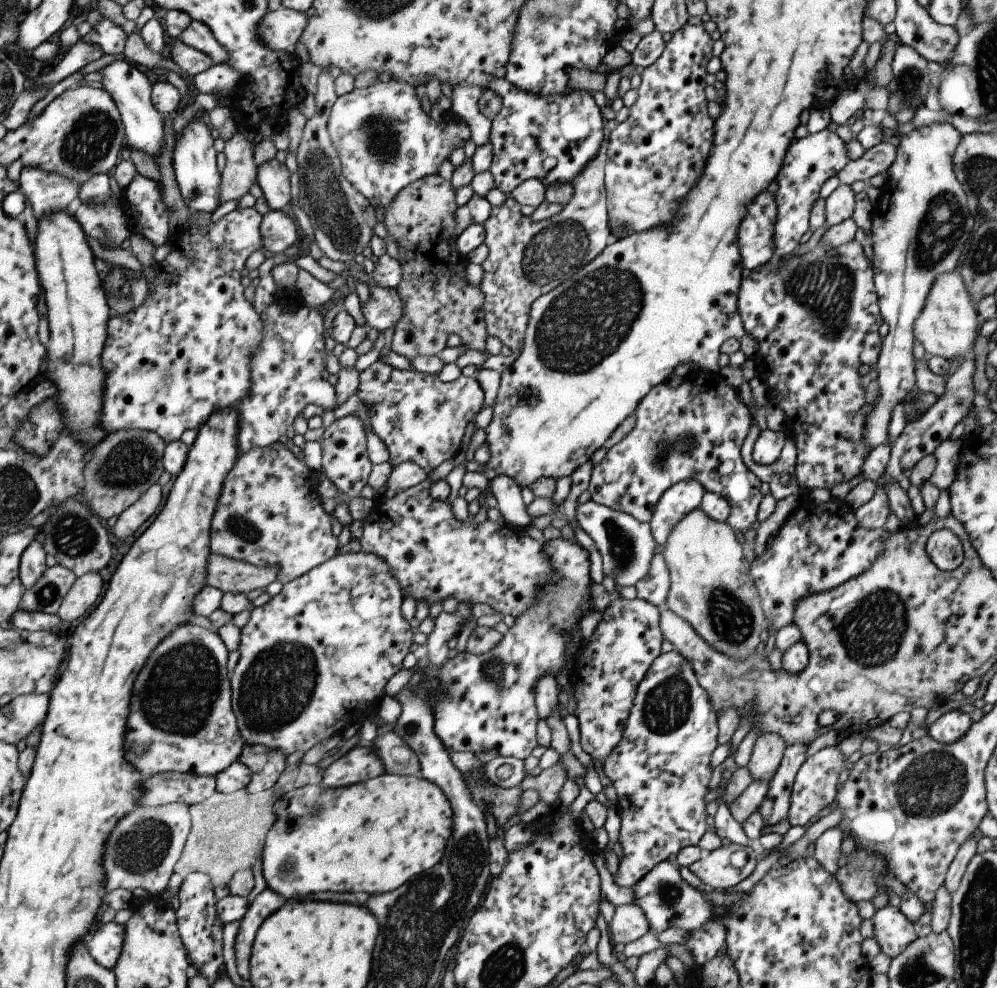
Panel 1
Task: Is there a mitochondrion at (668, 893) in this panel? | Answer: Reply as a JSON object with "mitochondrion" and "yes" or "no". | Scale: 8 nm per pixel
{"mitochondrion":"yes"}

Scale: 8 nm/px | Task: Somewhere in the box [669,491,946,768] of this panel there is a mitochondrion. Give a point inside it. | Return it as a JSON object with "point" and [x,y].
{"point":[871,632]}

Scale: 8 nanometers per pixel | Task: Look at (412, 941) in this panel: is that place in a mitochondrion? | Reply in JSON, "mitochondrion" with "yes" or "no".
{"mitochondrion":"yes"}

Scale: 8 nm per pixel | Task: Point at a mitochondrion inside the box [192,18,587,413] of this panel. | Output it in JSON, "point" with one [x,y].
{"point":[326,199]}

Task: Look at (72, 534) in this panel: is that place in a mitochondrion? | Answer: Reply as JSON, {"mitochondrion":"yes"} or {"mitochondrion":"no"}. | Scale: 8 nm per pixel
{"mitochondrion":"yes"}

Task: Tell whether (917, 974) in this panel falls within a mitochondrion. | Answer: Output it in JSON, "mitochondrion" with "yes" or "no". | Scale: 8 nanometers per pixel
{"mitochondrion":"yes"}

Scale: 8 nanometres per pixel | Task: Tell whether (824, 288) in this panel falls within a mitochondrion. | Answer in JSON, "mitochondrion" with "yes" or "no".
{"mitochondrion":"yes"}

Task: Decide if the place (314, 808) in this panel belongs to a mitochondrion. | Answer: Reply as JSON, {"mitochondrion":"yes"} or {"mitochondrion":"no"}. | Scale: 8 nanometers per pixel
{"mitochondrion":"yes"}

